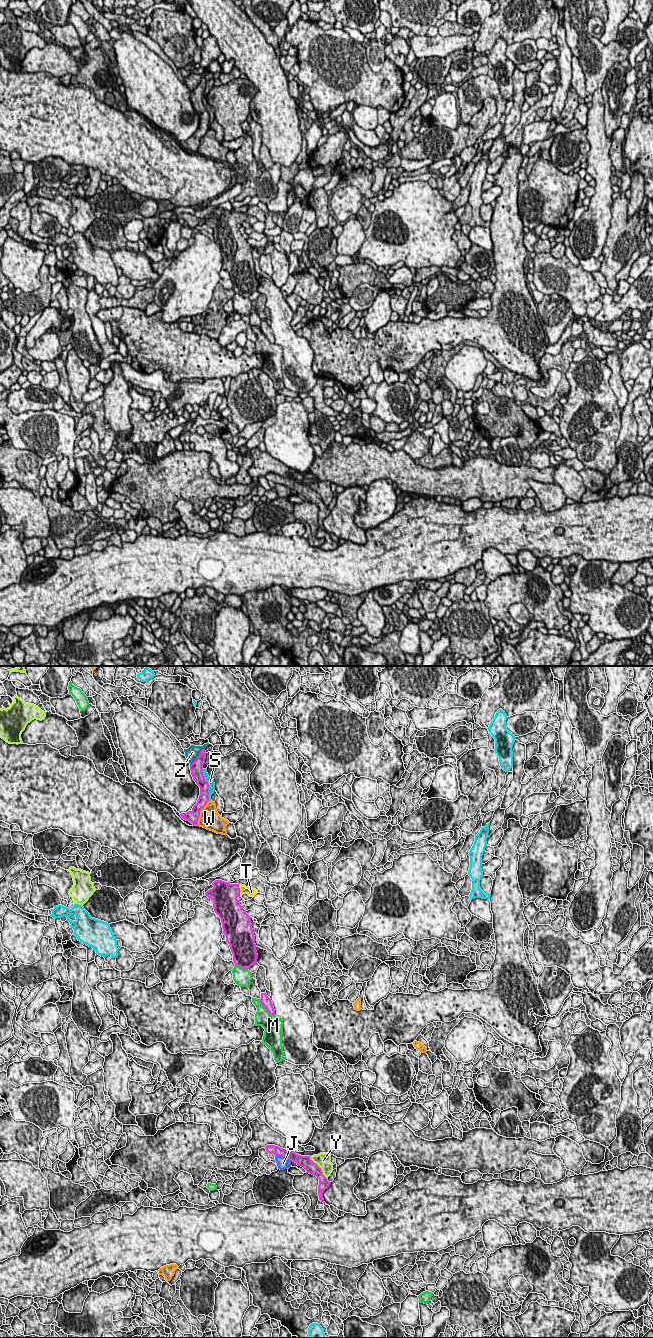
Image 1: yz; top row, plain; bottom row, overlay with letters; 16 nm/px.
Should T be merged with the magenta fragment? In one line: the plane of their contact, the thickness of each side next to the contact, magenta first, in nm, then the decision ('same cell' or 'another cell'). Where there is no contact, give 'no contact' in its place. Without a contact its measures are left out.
yz | 400/140 nm | same cell

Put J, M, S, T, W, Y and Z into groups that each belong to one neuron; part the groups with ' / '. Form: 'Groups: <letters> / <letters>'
Groups: J / M / S / T / W / Y / Z

